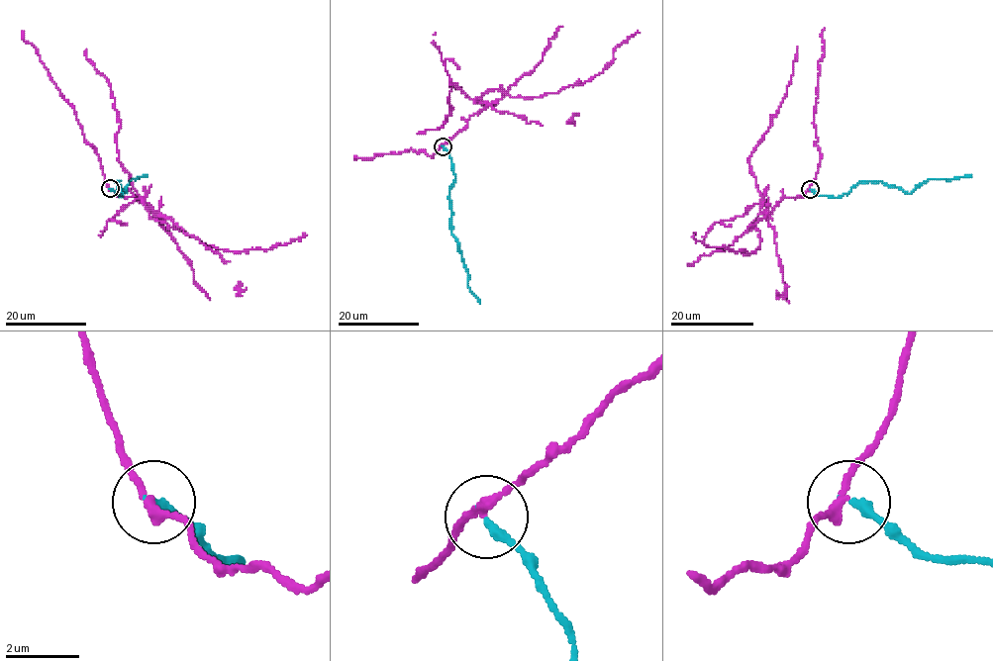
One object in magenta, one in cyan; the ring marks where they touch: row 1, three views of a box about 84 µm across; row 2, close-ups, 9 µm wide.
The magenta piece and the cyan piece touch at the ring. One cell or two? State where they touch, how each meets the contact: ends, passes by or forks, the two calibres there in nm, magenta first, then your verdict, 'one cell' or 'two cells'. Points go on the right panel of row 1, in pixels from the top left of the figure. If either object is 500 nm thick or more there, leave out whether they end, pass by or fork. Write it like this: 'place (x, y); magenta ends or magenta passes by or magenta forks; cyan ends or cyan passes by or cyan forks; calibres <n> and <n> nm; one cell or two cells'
place (810, 189); magenta passes by; cyan ends; calibres 220 and 240 nm; two cells

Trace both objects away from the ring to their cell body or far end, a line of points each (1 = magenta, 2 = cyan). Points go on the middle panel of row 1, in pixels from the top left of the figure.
1: (443, 146), (488, 104), (477, 99), (490, 90), (538, 98), (584, 83), (613, 60), (617, 47), (639, 32)
2: (443, 146), (450, 158), (454, 181), (448, 196), (450, 234), (455, 239), (468, 274), (467, 285), (480, 304)

